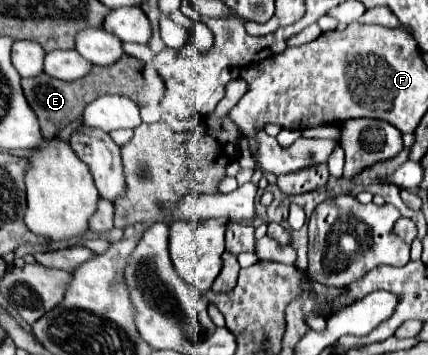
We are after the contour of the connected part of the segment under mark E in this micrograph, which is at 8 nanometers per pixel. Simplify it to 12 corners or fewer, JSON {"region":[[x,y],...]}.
{"region":[[144,63],[92,67],[60,81],[42,73],[22,79],[24,95],[54,139],[102,91],[150,103]]}

